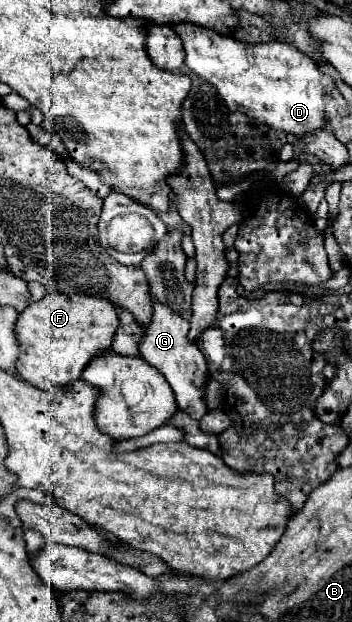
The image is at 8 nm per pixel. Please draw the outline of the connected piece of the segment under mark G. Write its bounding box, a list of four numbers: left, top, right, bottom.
[139,301,209,419]

